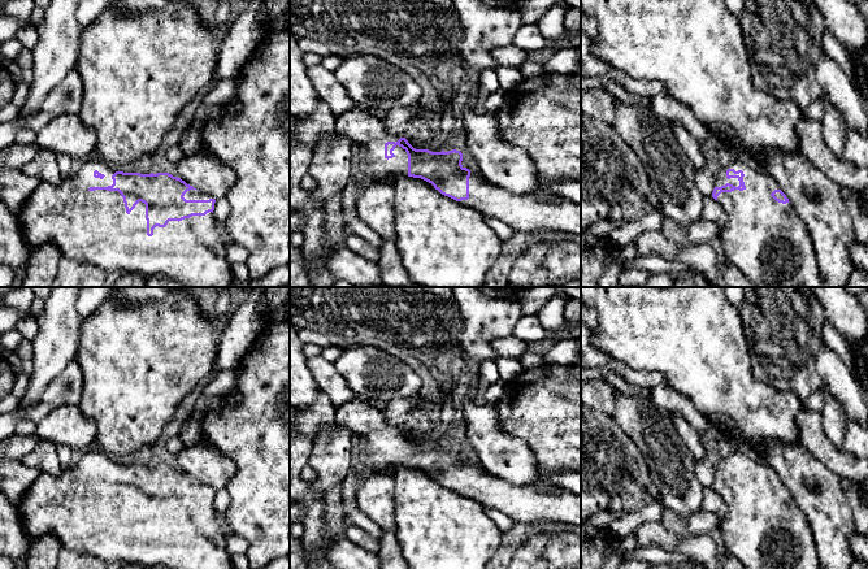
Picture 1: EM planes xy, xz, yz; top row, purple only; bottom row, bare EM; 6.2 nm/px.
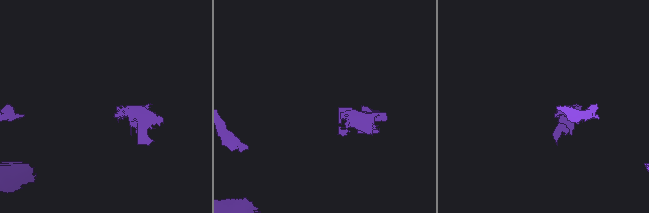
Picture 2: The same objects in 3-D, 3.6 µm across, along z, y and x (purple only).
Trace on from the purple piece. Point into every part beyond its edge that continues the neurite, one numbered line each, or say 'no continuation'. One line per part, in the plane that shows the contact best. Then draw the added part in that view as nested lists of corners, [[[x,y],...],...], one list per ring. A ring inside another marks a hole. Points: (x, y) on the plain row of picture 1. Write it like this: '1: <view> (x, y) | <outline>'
1: xy (92, 518) | [[[90,449],[62,469],[58,475],[42,473],[22,500],[16,504],[23,533],[32,542],[44,535],[55,537],[61,548],[92,555],[105,564],[122,563],[138,565],[143,569],[162,565],[168,569],[235,569],[233,556],[227,551],[227,527],[213,504],[192,507],[182,512],[169,512],[165,518],[156,517],[153,526],[147,526],[146,495],[139,492],[127,505],[123,488],[118,482],[107,482],[113,475],[112,466],[117,461],[101,449]]]

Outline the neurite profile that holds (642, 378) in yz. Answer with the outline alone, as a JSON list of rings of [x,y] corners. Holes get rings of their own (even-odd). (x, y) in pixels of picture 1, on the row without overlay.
[[[611,360],[611,370],[632,386],[645,388],[651,388],[655,386],[670,387],[665,377],[659,372],[634,370],[629,365],[616,360]]]

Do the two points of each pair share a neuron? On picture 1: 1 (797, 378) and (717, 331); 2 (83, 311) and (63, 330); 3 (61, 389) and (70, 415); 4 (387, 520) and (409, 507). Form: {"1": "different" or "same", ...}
{"1": "different", "2": "different", "3": "different", "4": "different"}

